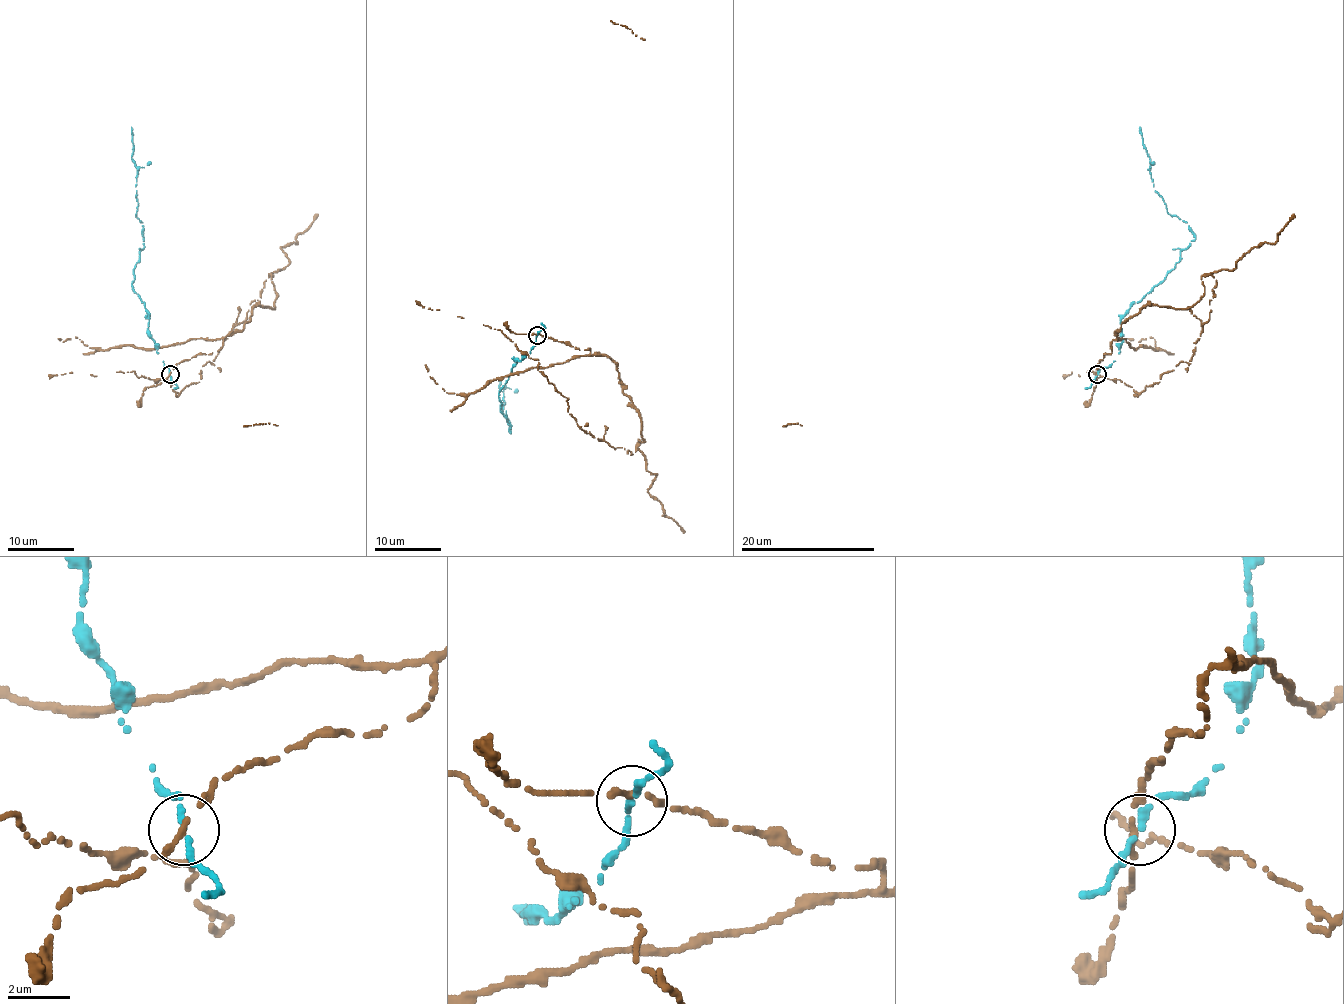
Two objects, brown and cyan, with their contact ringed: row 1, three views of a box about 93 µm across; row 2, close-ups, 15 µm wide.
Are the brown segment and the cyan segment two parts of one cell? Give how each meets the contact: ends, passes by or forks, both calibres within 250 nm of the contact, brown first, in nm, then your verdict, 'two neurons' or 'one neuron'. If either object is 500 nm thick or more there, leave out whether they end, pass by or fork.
brown ends; cyan passes by; calibres 220 and 200 nm; two neurons

